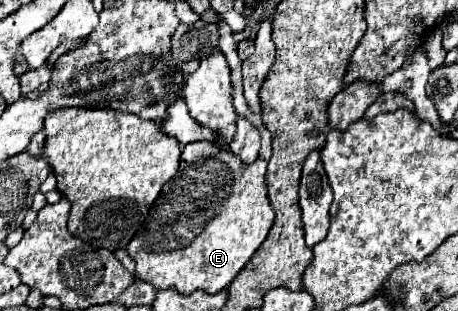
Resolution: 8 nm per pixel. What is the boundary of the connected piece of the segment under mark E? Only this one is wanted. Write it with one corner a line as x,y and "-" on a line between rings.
224,21
218,25
222,33
220,47
231,70
233,105
238,115
246,117
259,130
260,155
254,163
244,163
228,149
214,149
210,141
196,141
182,147
176,177
160,191
144,225
126,247
128,255
136,259
134,275
138,279
148,281
158,289
174,287
184,295
198,289
206,293
218,293
224,289
250,261
274,223
274,211
268,203
264,185
266,165
272,155
272,139
262,125
261,114
252,113
242,97
242,61
236,55
232,29

